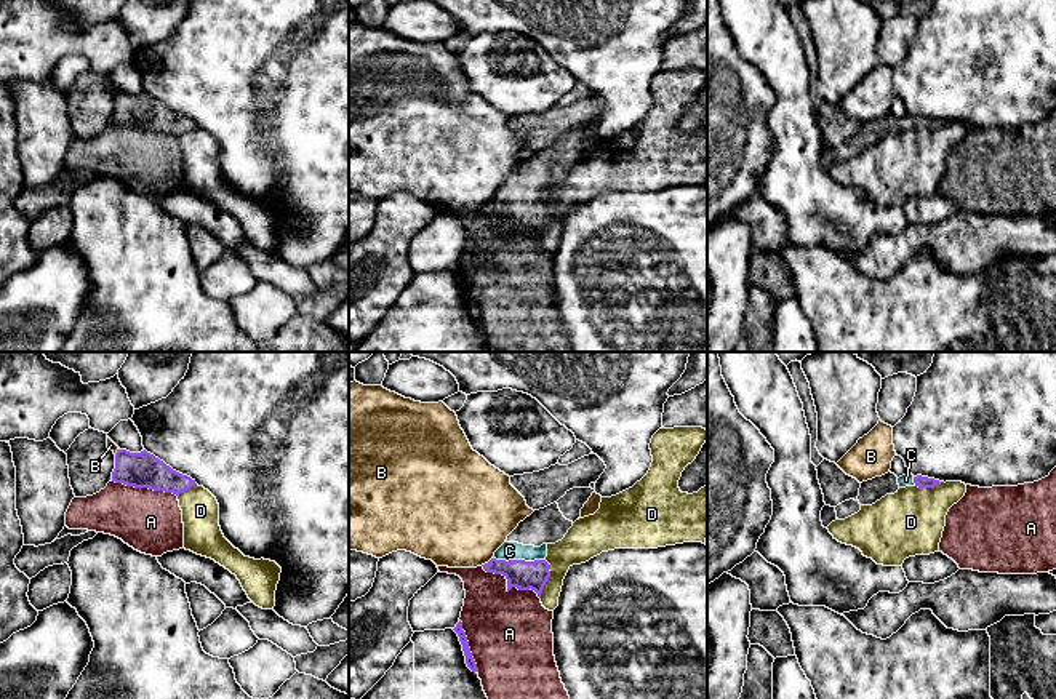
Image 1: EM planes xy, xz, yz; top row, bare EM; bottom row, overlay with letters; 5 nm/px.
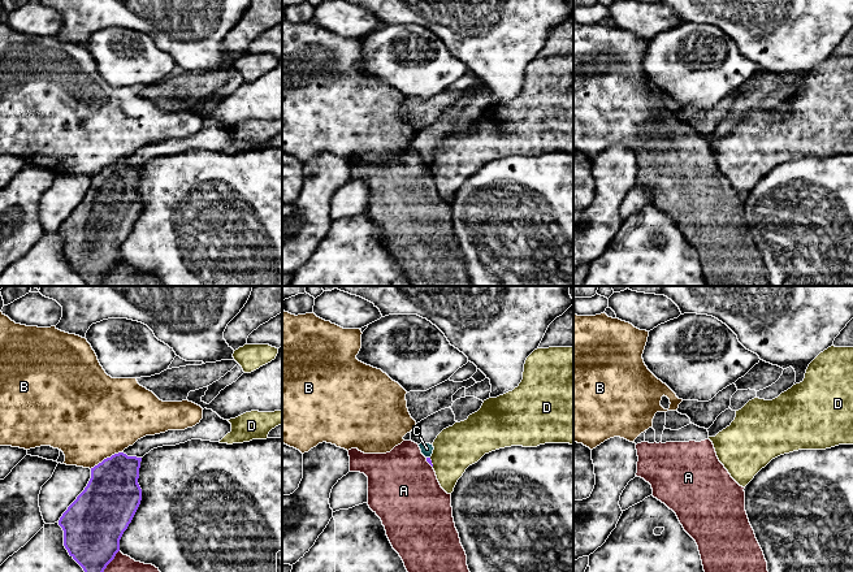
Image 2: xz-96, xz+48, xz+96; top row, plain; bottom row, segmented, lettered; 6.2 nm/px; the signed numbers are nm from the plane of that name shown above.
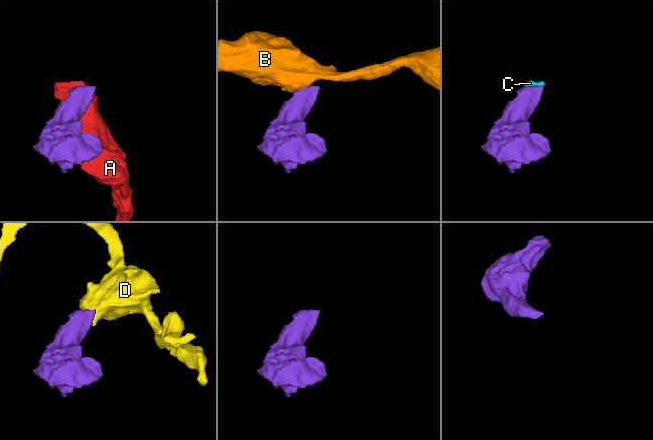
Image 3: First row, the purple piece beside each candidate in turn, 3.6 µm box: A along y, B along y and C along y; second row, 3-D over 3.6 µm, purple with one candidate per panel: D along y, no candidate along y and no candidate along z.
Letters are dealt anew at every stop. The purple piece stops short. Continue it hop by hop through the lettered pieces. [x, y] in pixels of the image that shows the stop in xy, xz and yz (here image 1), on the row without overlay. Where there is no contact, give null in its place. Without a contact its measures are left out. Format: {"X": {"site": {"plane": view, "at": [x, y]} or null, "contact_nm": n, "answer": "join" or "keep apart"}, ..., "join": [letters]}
{"A": {"site": {"plane": "xz", "at": [508, 229]}, "contact_nm": 340, "answer": "keep apart"}, "B": {"site": {"plane": "xz", "at": [485, 205]}, "contact_nm": 80, "answer": "keep apart"}, "C": {"site": {"plane": "xz", "at": [519, 202]}, "contact_nm": 260, "answer": "join"}, "D": {"site": {"plane": "xz", "at": [549, 218]}, "contact_nm": 200, "answer": "keep apart"}, "join": ["C"]}

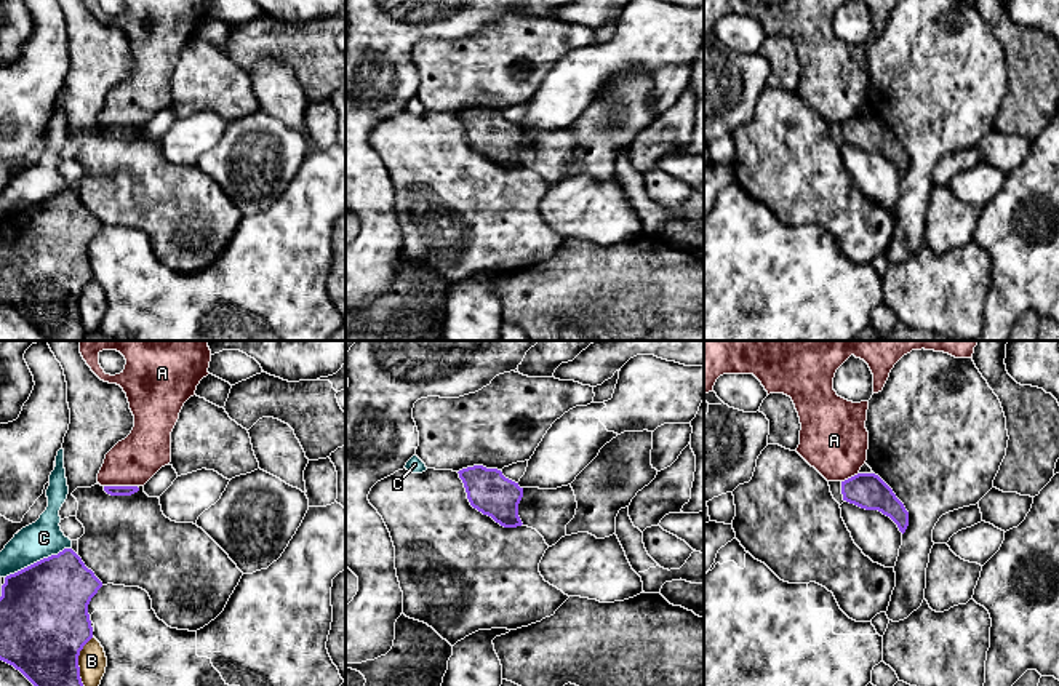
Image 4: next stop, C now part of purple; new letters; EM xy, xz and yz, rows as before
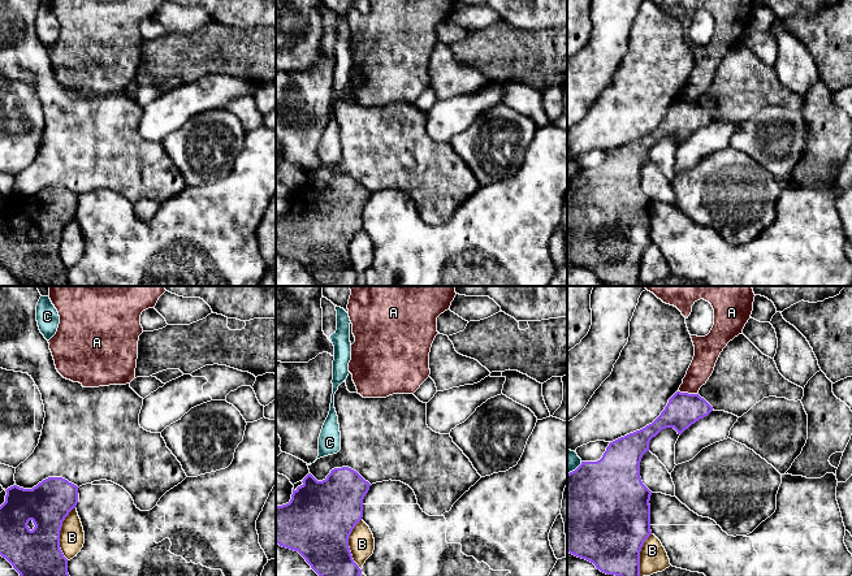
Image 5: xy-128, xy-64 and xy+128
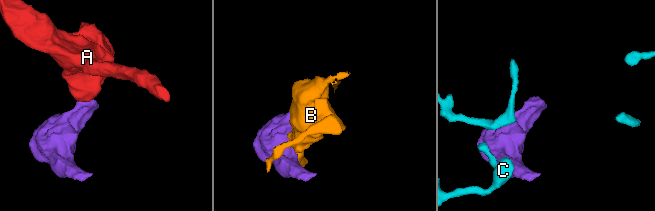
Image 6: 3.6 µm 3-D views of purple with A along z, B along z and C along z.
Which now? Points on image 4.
{"A": {"site": {"plane": "xy", "at": [120, 128]}, "contact_nm": 170, "answer": "keep apart"}, "B": {"site": {"plane": "xy", "at": [77, 306]}, "contact_nm": 280, "answer": "keep apart"}, "C": {"site": {"plane": "xy", "at": [37, 203]}, "contact_nm": 360, "answer": "keep apart"}, "join": []}

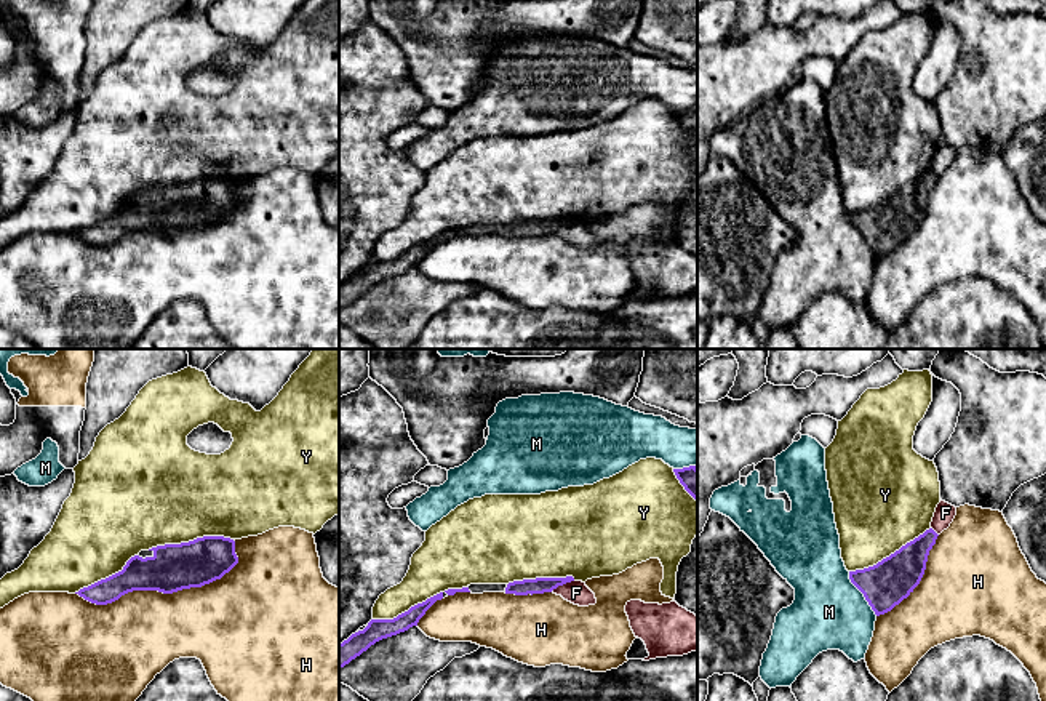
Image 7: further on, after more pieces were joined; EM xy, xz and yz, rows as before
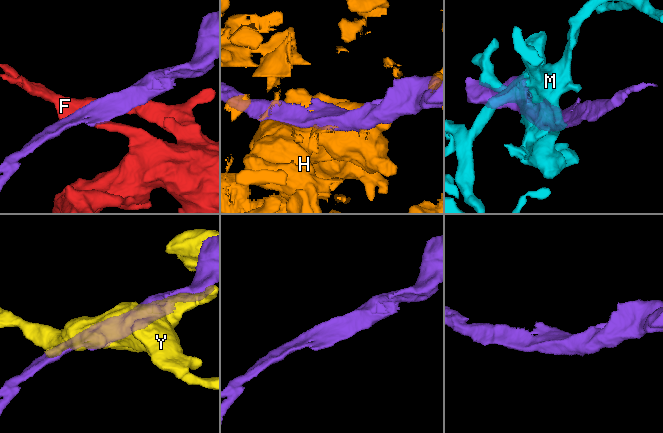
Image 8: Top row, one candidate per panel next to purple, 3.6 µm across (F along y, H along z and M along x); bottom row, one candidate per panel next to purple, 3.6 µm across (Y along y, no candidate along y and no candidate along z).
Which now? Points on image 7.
{"F": {"site": {"plane": "xz", "at": [562, 226]}, "contact_nm": 130, "answer": "keep apart"}, "H": {"site": {"plane": "xy", "at": [167, 234]}, "contact_nm": 850, "answer": "keep apart"}, "M": {"site": {"plane": "yz", "at": [862, 234]}, "contact_nm": 260, "answer": "keep apart"}, "Y": {"site": {"plane": "xz", "at": [419, 245]}, "contact_nm": 500, "answer": "keep apart"}, "join": []}

